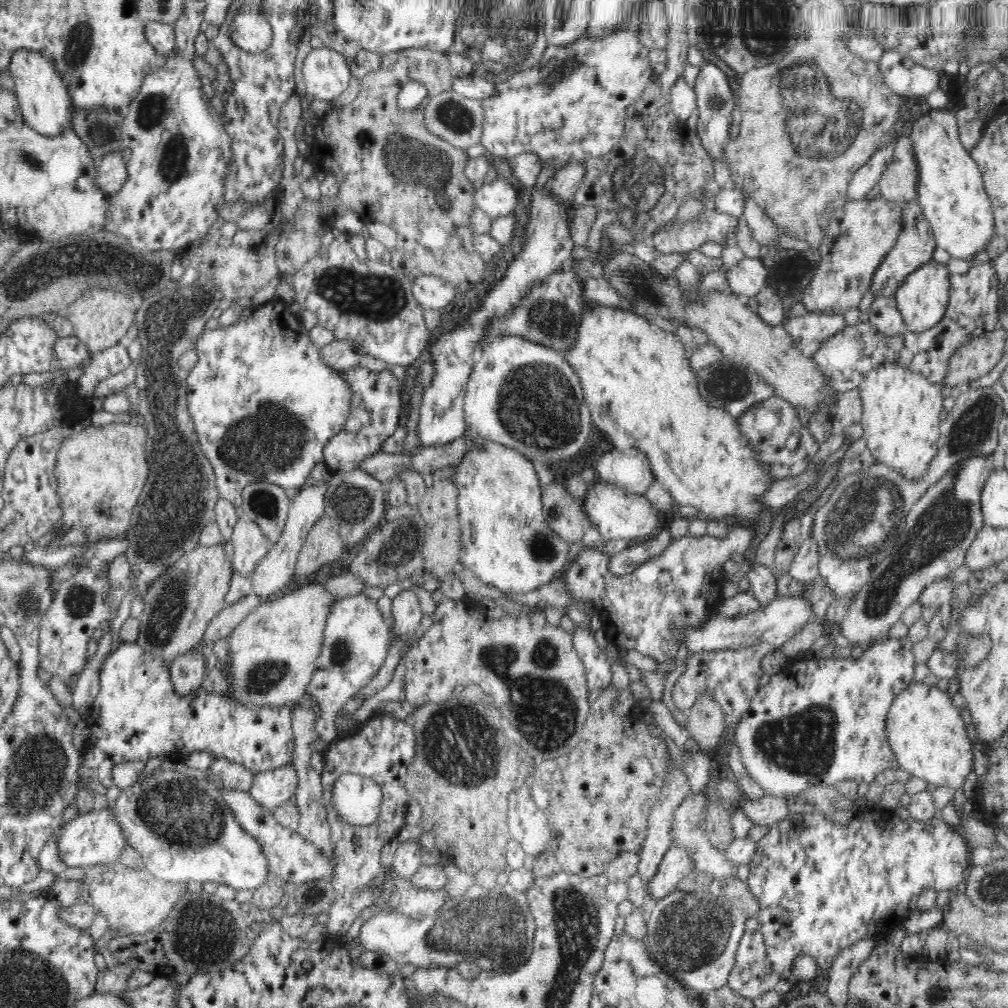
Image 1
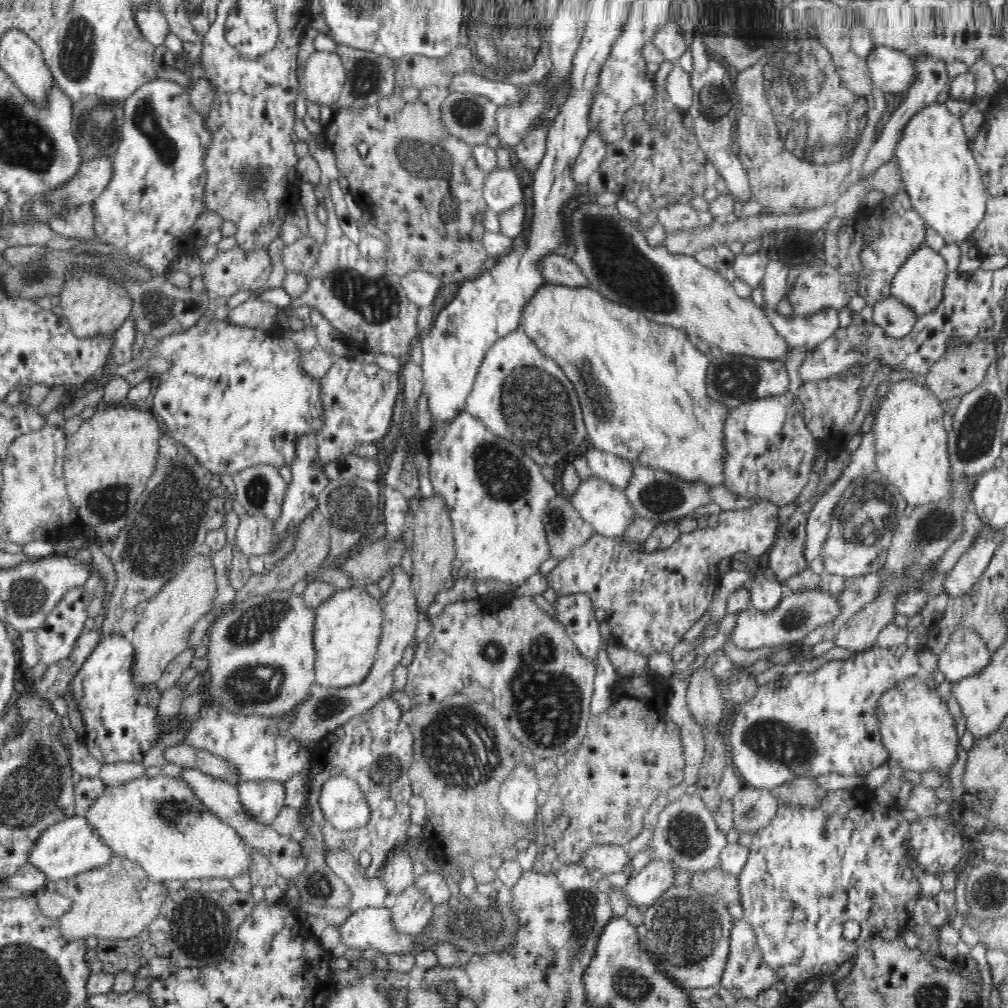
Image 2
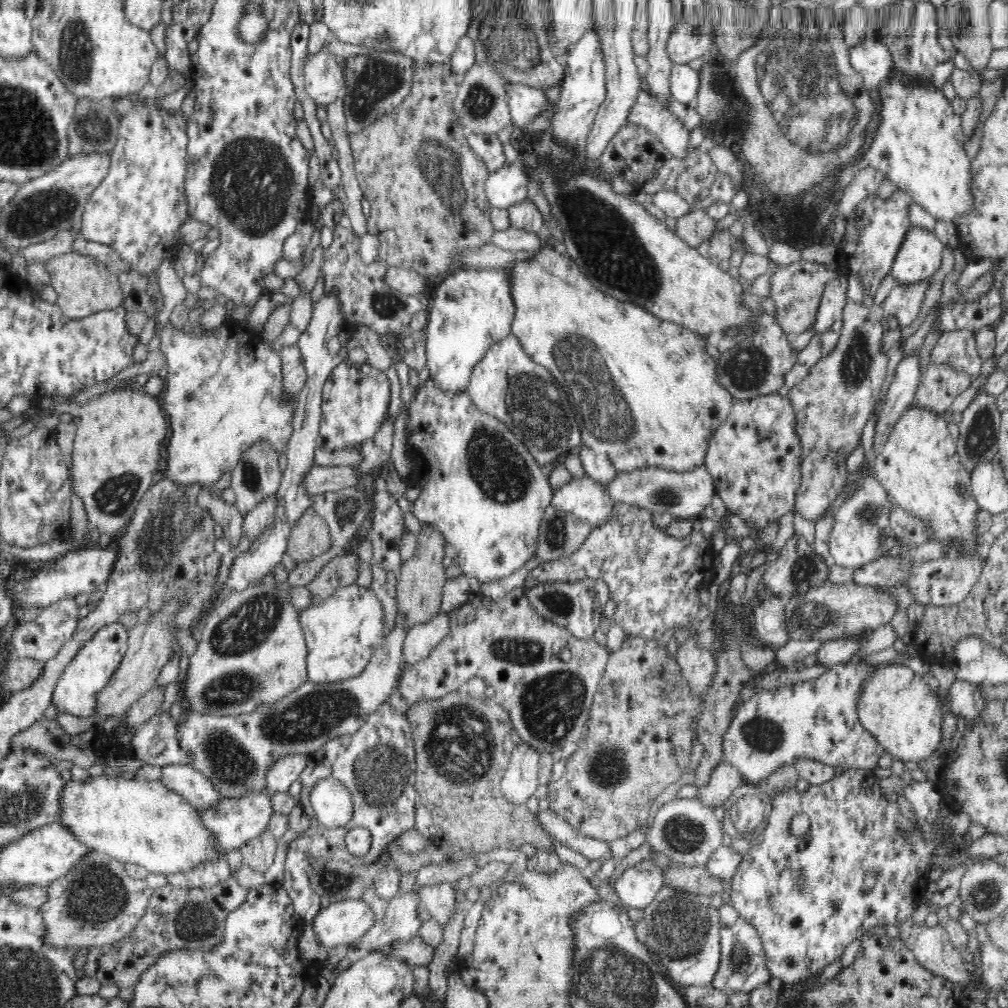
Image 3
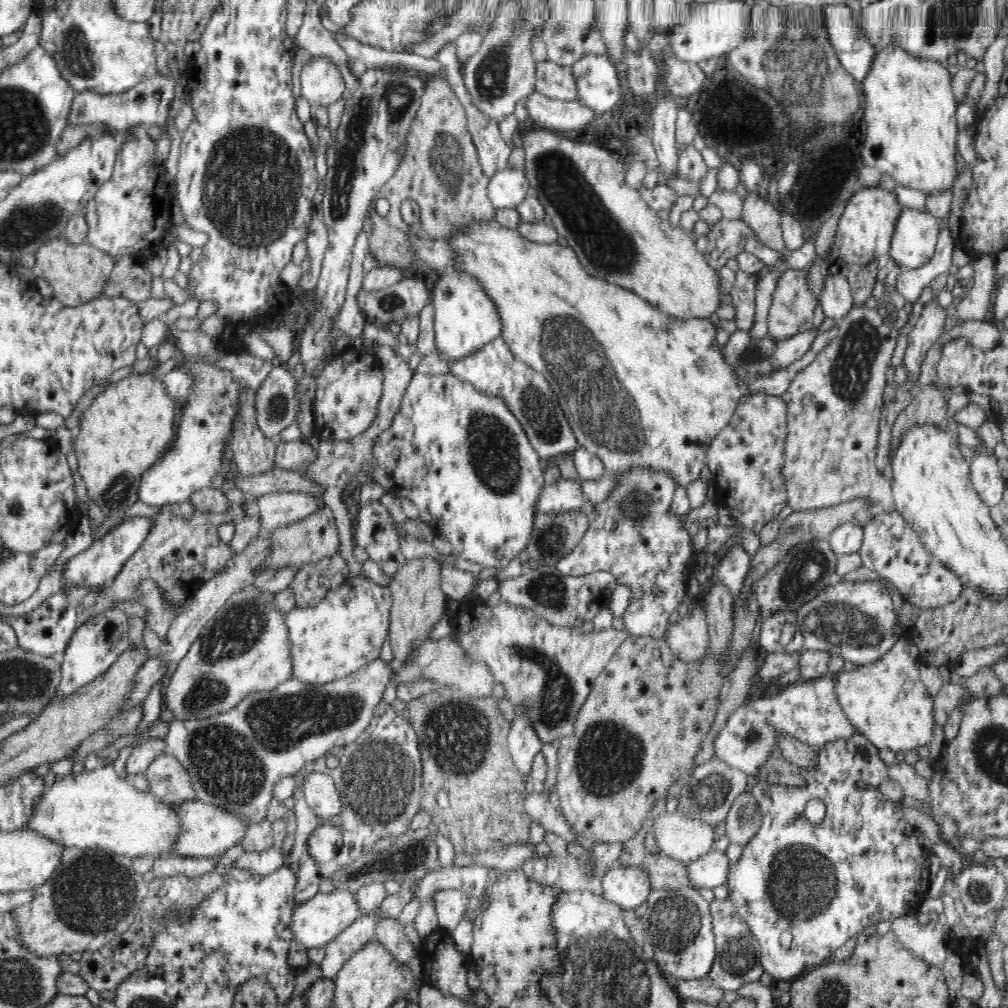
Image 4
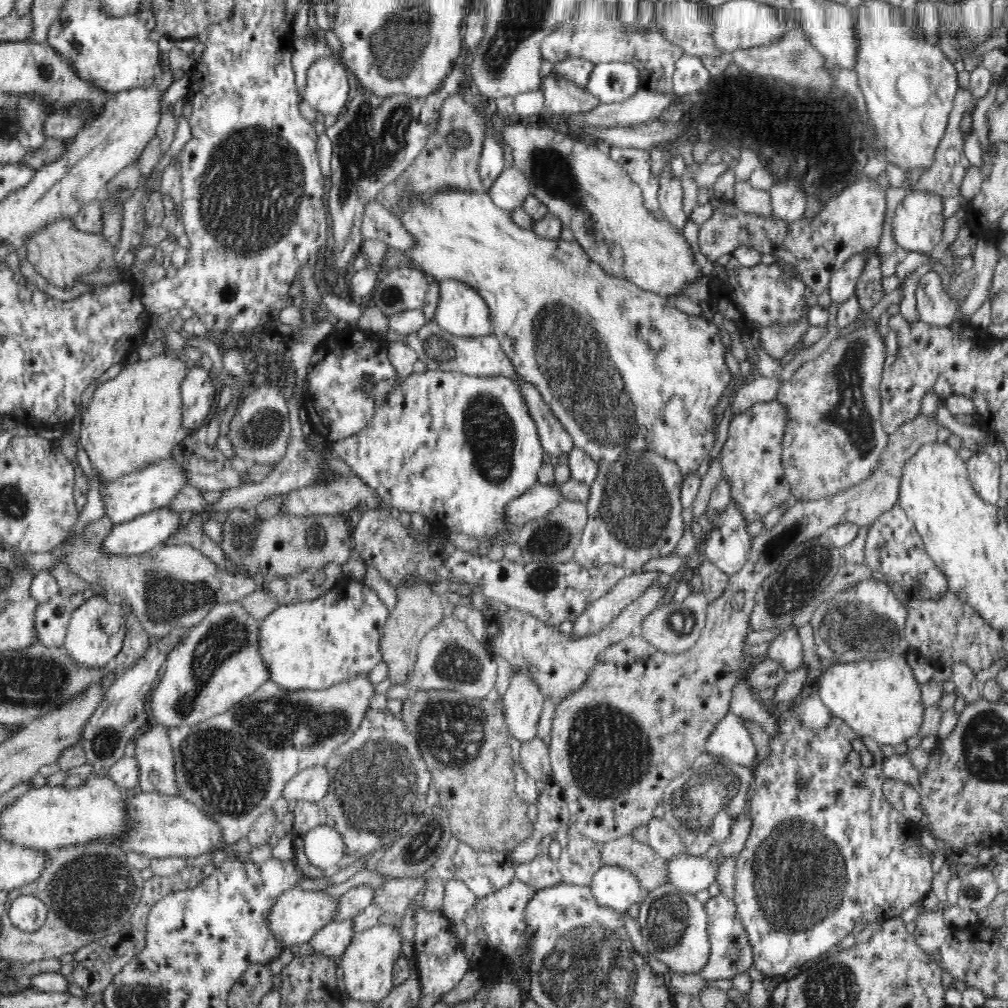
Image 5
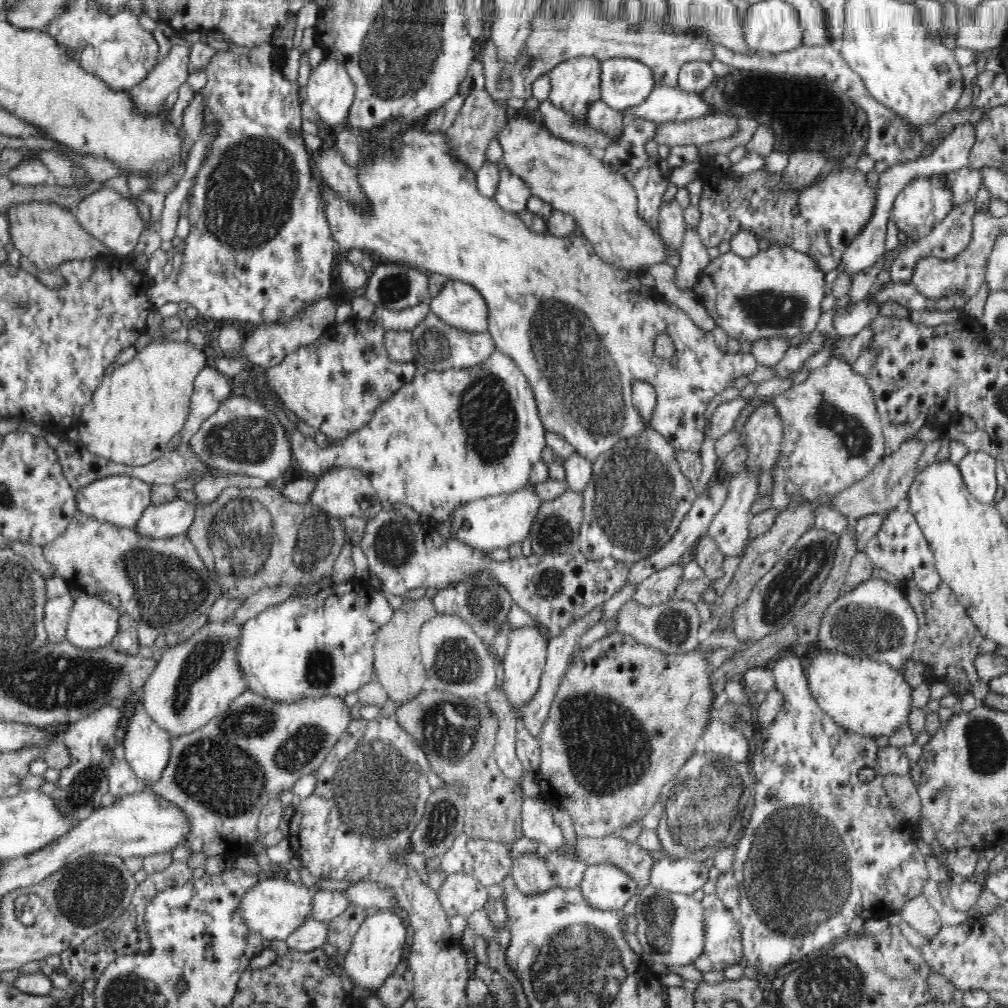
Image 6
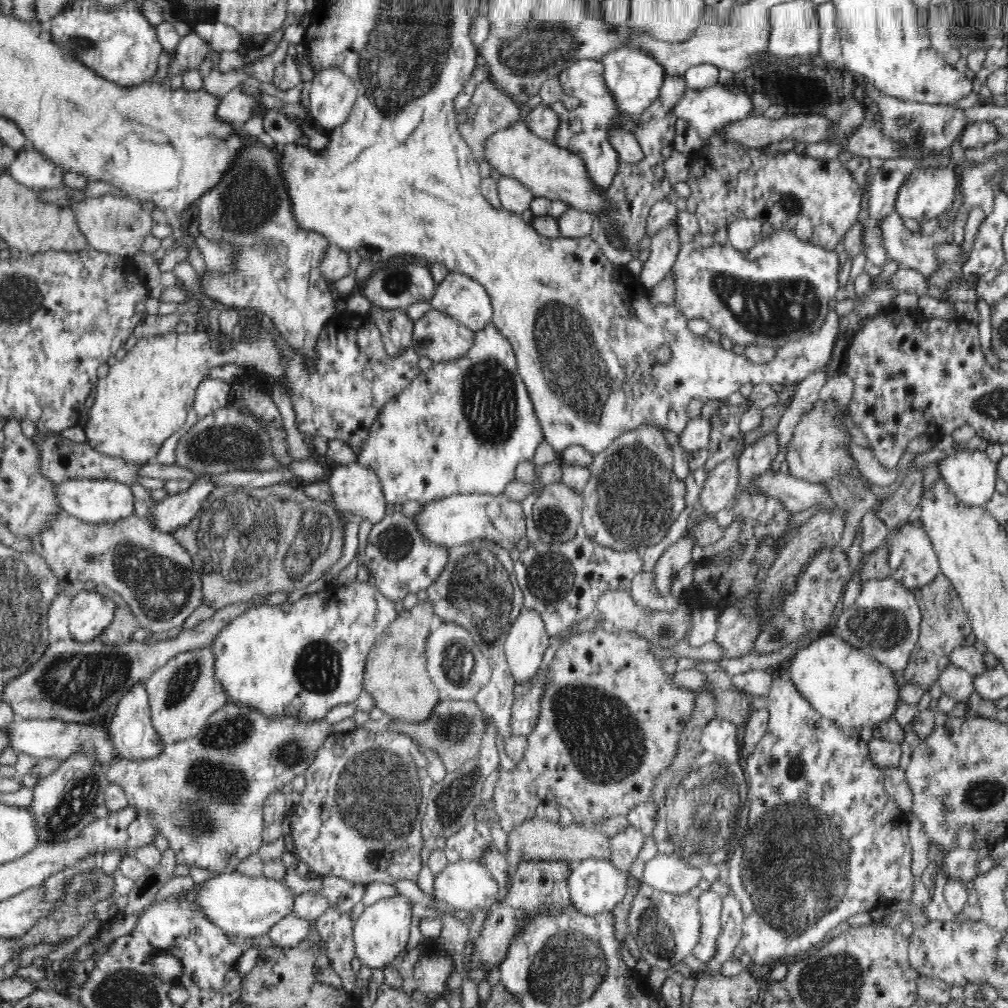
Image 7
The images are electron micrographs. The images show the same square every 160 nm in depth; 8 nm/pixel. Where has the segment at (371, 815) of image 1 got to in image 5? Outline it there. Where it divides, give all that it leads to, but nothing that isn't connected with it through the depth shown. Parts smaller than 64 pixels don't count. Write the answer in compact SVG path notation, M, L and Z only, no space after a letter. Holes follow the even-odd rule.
M310 767L294 775L283 788L283 797L289 800L320 802L329 790L328 767Z

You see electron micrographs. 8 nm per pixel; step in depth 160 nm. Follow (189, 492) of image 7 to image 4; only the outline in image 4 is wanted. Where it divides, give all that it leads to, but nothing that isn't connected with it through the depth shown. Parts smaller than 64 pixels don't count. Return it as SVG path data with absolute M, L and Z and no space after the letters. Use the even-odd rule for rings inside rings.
M136 516L122 521L118 526L106 533L101 539L95 540L88 550L76 552L66 561L61 576L62 590L70 586L103 586L109 583L119 572L124 563L138 550L142 541L149 535L151 519Z

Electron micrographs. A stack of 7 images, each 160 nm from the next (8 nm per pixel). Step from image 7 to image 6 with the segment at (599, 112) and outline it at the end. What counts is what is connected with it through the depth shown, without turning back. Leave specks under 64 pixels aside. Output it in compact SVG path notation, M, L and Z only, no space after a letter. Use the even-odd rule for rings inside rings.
M570 58L549 72L549 100L576 120L587 122L589 106L601 100L601 63L596 58Z

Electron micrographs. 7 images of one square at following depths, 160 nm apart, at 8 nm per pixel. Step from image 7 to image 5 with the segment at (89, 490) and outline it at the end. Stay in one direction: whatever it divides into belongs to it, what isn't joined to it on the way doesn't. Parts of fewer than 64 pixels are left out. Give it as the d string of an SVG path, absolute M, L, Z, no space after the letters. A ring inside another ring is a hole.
M170 456L157 460L139 471L120 476L118 480L108 482L106 486L101 484L100 494L103 497L106 516L112 519L115 525L170 506L178 492L186 485L188 485L188 477L184 475L182 465L178 461L174 461L174 457Z

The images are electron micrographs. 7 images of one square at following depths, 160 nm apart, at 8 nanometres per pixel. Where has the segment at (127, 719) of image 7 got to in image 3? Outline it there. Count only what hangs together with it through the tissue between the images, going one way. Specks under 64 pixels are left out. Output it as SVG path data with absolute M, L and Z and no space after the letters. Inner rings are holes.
M172 764L162 767L160 781L199 811L212 808L222 800L218 790L210 783L210 779L192 764Z

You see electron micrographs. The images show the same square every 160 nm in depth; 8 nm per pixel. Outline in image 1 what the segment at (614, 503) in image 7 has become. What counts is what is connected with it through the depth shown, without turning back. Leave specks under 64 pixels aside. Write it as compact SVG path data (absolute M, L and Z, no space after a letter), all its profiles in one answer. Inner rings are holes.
M734 525L728 529L726 538L711 537L706 534L695 538L694 536L683 536L678 542L672 541L661 553L646 562L642 566L636 567L636 570L630 574L614 576L609 571L608 555L598 551L597 547L591 549L583 544L581 551L575 556L571 564L561 573L559 579L562 579L575 600L590 600L593 611L599 614L603 624L602 629L605 637L616 648L625 650L636 650L643 656L652 657L658 663L675 657L679 650L679 640L683 632L688 628L699 627L709 617L710 612L716 604L722 599L723 585L726 582L722 565L730 558L733 552L746 555L750 544L755 539L754 531L756 526L744 527Z

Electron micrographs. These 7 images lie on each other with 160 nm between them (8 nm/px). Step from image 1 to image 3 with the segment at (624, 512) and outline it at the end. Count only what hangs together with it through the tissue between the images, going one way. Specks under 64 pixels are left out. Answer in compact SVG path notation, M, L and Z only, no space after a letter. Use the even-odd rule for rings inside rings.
M564 465L552 469L548 480L553 490L551 505L557 510L562 510L578 519L585 533L591 533L597 526L606 523L611 518L616 503L606 493L606 489L604 489L606 485L588 477L588 475L574 479Z

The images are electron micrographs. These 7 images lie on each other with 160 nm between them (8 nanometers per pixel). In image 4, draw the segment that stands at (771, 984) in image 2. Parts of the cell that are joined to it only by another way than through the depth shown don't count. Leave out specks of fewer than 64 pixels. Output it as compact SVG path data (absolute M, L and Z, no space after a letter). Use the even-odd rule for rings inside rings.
M729 899L710 904L715 934L715 960L707 976L722 990L738 991L750 982L759 982L764 972L760 962L760 947L748 924L738 915Z

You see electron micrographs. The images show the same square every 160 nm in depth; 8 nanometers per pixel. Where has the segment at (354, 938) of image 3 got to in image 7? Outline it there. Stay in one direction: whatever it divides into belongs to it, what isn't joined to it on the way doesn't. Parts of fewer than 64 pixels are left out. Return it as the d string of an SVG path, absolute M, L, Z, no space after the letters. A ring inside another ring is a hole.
M236 872L219 874L211 880L200 884L199 890L193 895L199 910L227 935L252 939L265 935L286 916L293 915L294 892L284 886L280 880L270 880L262 877L250 877Z

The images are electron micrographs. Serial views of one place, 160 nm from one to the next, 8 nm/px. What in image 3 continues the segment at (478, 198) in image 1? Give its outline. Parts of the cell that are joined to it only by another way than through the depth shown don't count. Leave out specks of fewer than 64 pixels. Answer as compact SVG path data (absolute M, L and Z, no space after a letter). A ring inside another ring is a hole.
M517 162L490 173L484 186L492 207L509 209L526 200L528 177Z

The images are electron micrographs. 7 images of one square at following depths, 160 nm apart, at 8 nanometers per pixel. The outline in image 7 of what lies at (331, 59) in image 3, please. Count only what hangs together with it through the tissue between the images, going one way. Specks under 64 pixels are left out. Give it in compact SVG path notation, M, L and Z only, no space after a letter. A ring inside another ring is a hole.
M328 67L315 73L309 91L309 119L324 129L342 126L356 102L357 88L342 70Z

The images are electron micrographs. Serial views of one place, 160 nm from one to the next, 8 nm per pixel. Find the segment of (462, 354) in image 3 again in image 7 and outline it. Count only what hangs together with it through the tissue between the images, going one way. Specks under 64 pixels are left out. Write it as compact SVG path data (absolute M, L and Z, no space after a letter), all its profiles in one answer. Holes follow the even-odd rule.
M449 272L437 284L429 303L473 331L482 330L491 322L493 315L486 289L478 281L459 272Z

